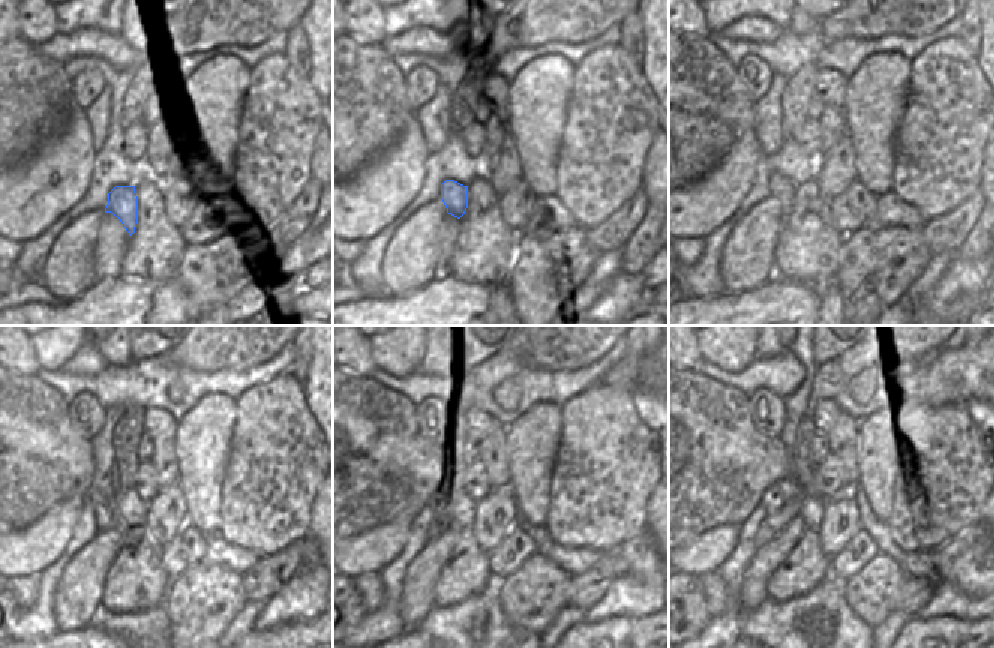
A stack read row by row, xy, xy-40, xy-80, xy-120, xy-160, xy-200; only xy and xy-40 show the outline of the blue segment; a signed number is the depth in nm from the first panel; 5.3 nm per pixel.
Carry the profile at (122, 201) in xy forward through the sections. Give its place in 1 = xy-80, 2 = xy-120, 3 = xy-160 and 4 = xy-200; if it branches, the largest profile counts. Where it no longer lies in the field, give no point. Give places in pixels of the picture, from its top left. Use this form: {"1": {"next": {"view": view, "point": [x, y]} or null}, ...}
{"1": {"next": {"view": "xy-80", "point": [780, 188]}}, "2": {"next": {"view": "xy-120", "point": [105, 519]}}, "3": {"next": {"view": "xy-160", "point": [437, 501]}}, "4": {"next": {"view": "xy-200", "point": [771, 501]}}}

